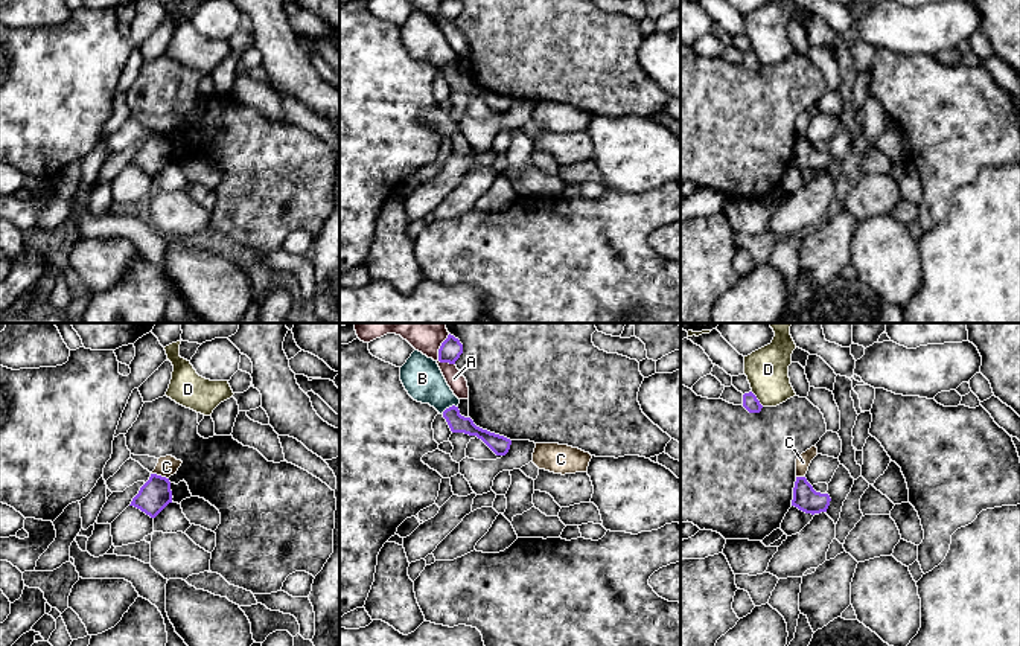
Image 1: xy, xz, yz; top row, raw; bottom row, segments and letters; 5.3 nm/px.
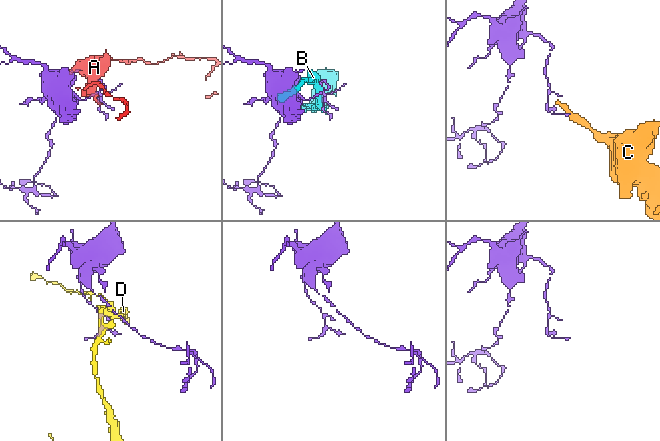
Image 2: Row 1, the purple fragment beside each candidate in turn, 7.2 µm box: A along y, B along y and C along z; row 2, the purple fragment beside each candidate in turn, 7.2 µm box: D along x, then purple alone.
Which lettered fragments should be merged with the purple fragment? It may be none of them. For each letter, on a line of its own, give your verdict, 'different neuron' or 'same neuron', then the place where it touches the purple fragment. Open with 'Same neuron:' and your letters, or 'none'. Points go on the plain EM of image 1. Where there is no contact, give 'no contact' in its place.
Same neuron: none
A: different neuron; contact xz (439, 17)
B: different neuron; contact xz (449, 66)
C: different neuron; contact xy (160, 134)
D: different neuron; contact yz (757, 58)

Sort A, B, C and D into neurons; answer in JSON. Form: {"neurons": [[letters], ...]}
{"neurons": [["A"], ["B"], ["C"], ["D"]]}

